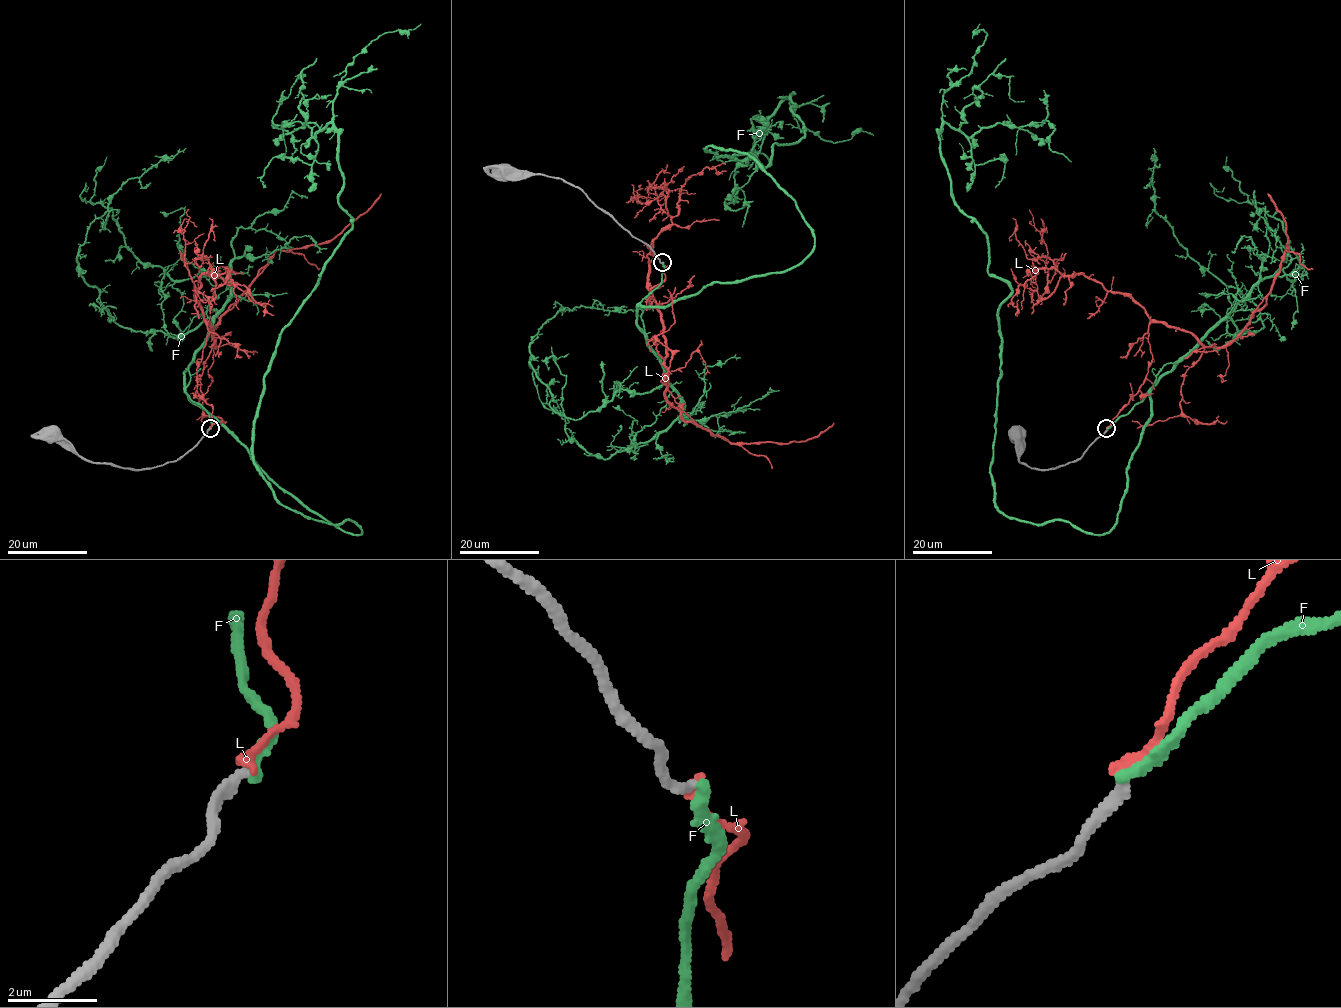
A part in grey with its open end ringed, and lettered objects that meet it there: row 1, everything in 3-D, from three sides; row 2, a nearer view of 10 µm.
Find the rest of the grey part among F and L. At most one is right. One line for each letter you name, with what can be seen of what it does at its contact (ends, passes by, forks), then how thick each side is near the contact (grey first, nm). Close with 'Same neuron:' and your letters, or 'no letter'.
F: it ends | 240/280 nm
Same neuron: F

